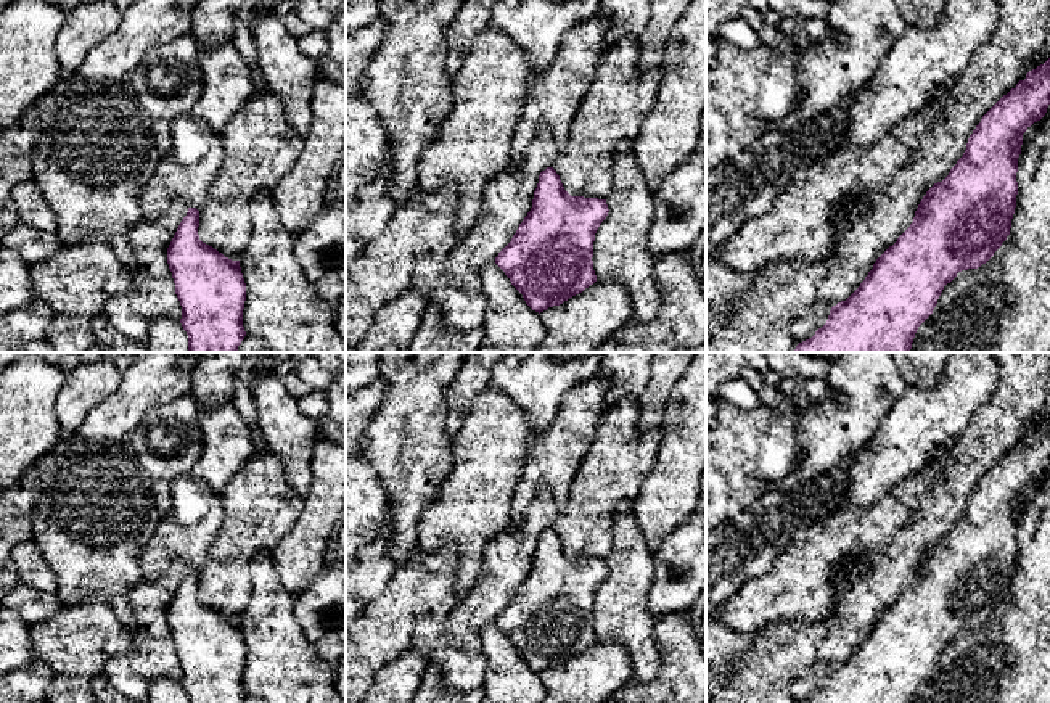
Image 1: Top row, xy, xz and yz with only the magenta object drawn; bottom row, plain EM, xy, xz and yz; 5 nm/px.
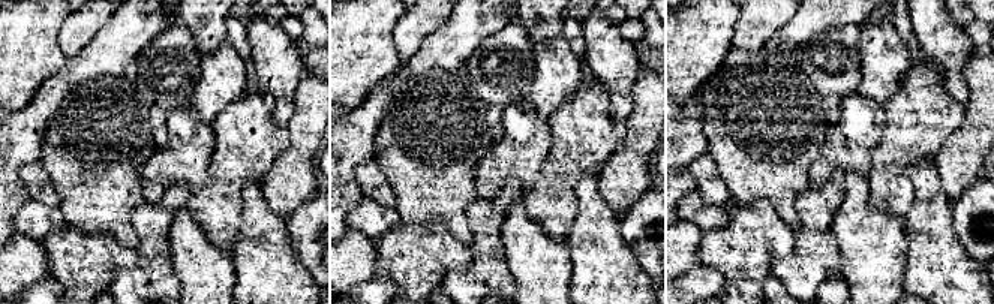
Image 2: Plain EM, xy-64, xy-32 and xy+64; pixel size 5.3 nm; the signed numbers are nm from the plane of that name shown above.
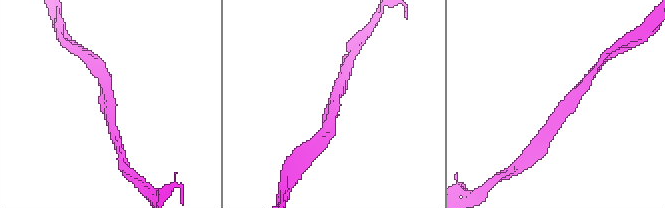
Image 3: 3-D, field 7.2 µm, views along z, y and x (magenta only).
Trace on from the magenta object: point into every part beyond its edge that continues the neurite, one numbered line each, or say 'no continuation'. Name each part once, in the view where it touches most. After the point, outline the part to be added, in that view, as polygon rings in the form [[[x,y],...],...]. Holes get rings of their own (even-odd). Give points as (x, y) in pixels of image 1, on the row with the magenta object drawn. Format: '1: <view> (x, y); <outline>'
no continuation

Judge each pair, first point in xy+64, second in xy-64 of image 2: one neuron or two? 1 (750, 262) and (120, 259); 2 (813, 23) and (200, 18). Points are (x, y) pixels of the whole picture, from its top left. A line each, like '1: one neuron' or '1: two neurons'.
1: one neuron
2: two neurons

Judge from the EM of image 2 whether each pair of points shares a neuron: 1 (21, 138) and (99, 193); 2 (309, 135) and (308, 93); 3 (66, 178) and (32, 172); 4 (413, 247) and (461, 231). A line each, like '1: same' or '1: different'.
1: different
2: same
3: different
4: different

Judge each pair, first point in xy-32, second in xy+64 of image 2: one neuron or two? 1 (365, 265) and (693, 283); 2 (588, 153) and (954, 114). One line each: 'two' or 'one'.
1: two
2: one

